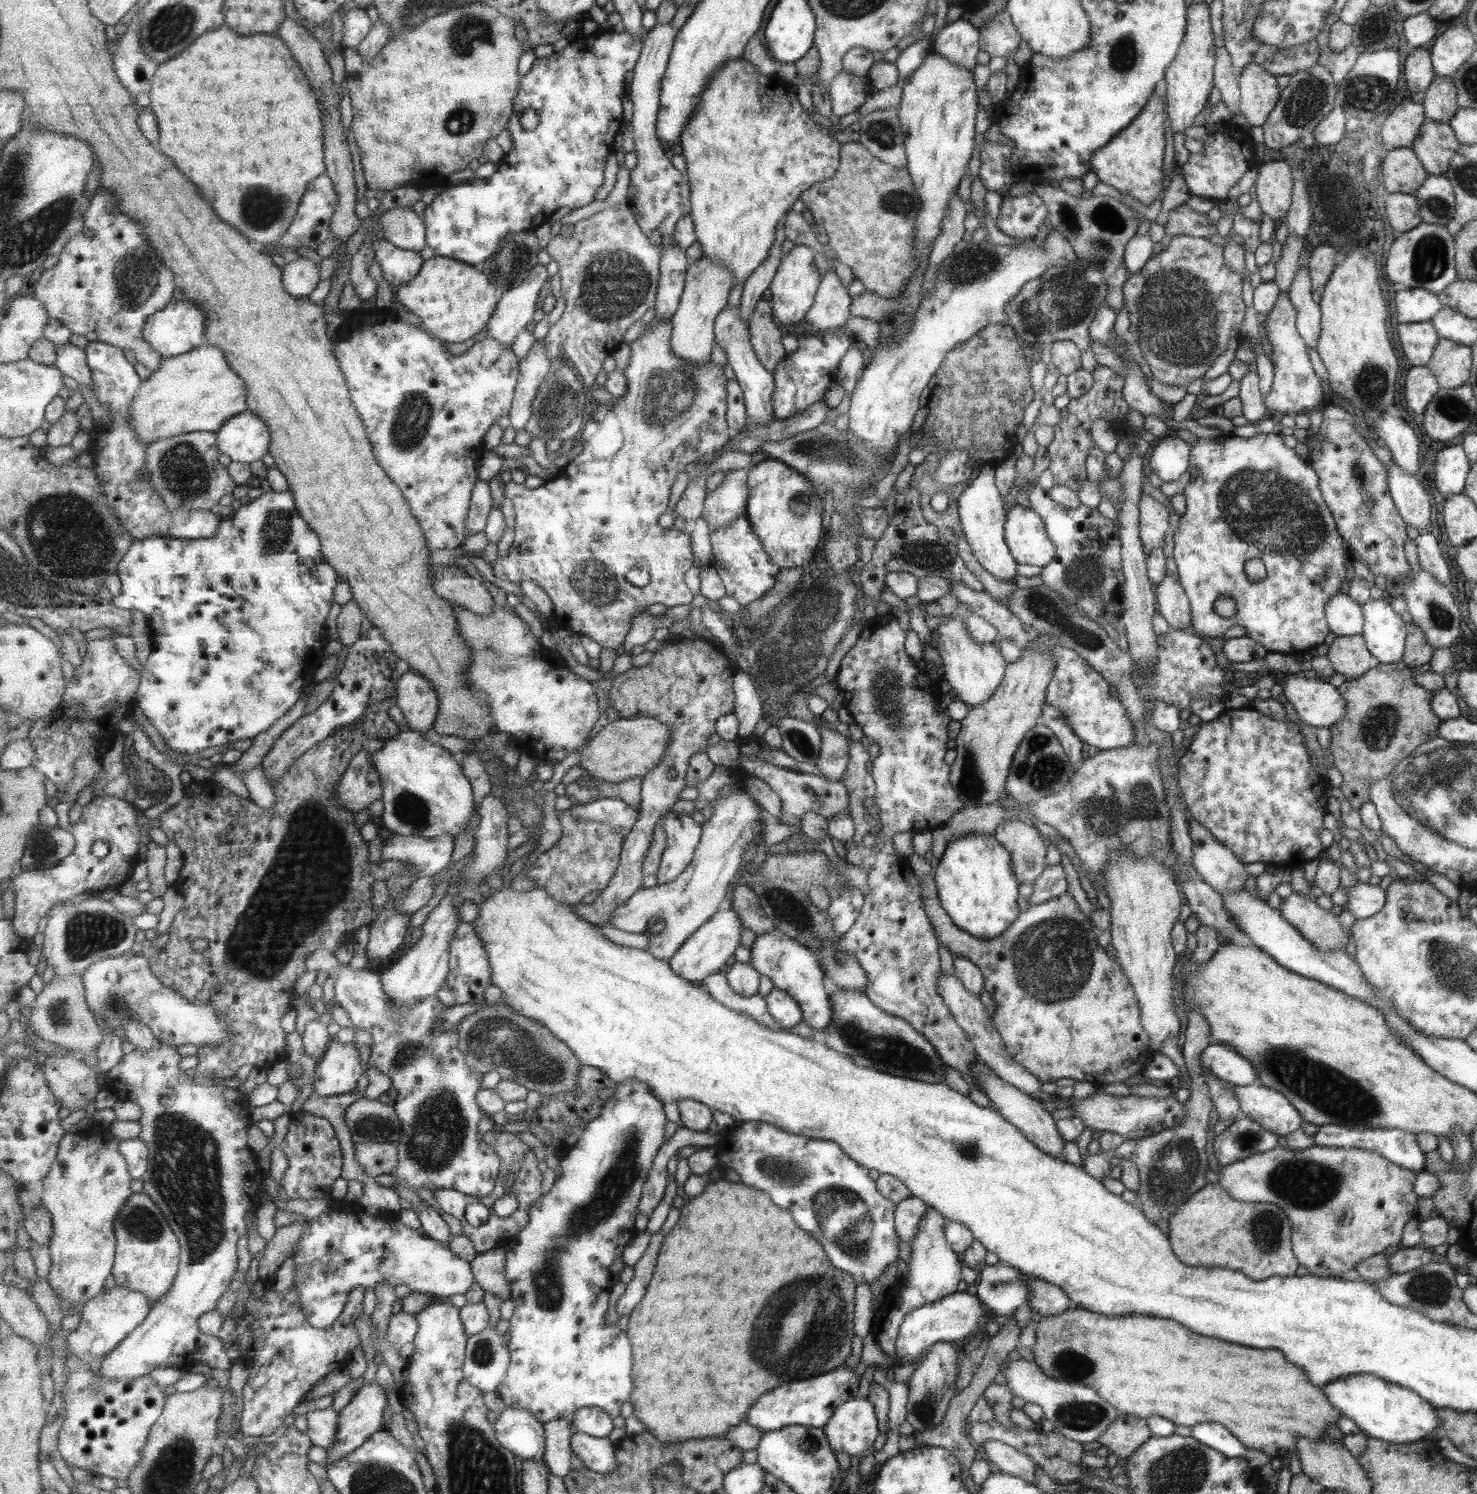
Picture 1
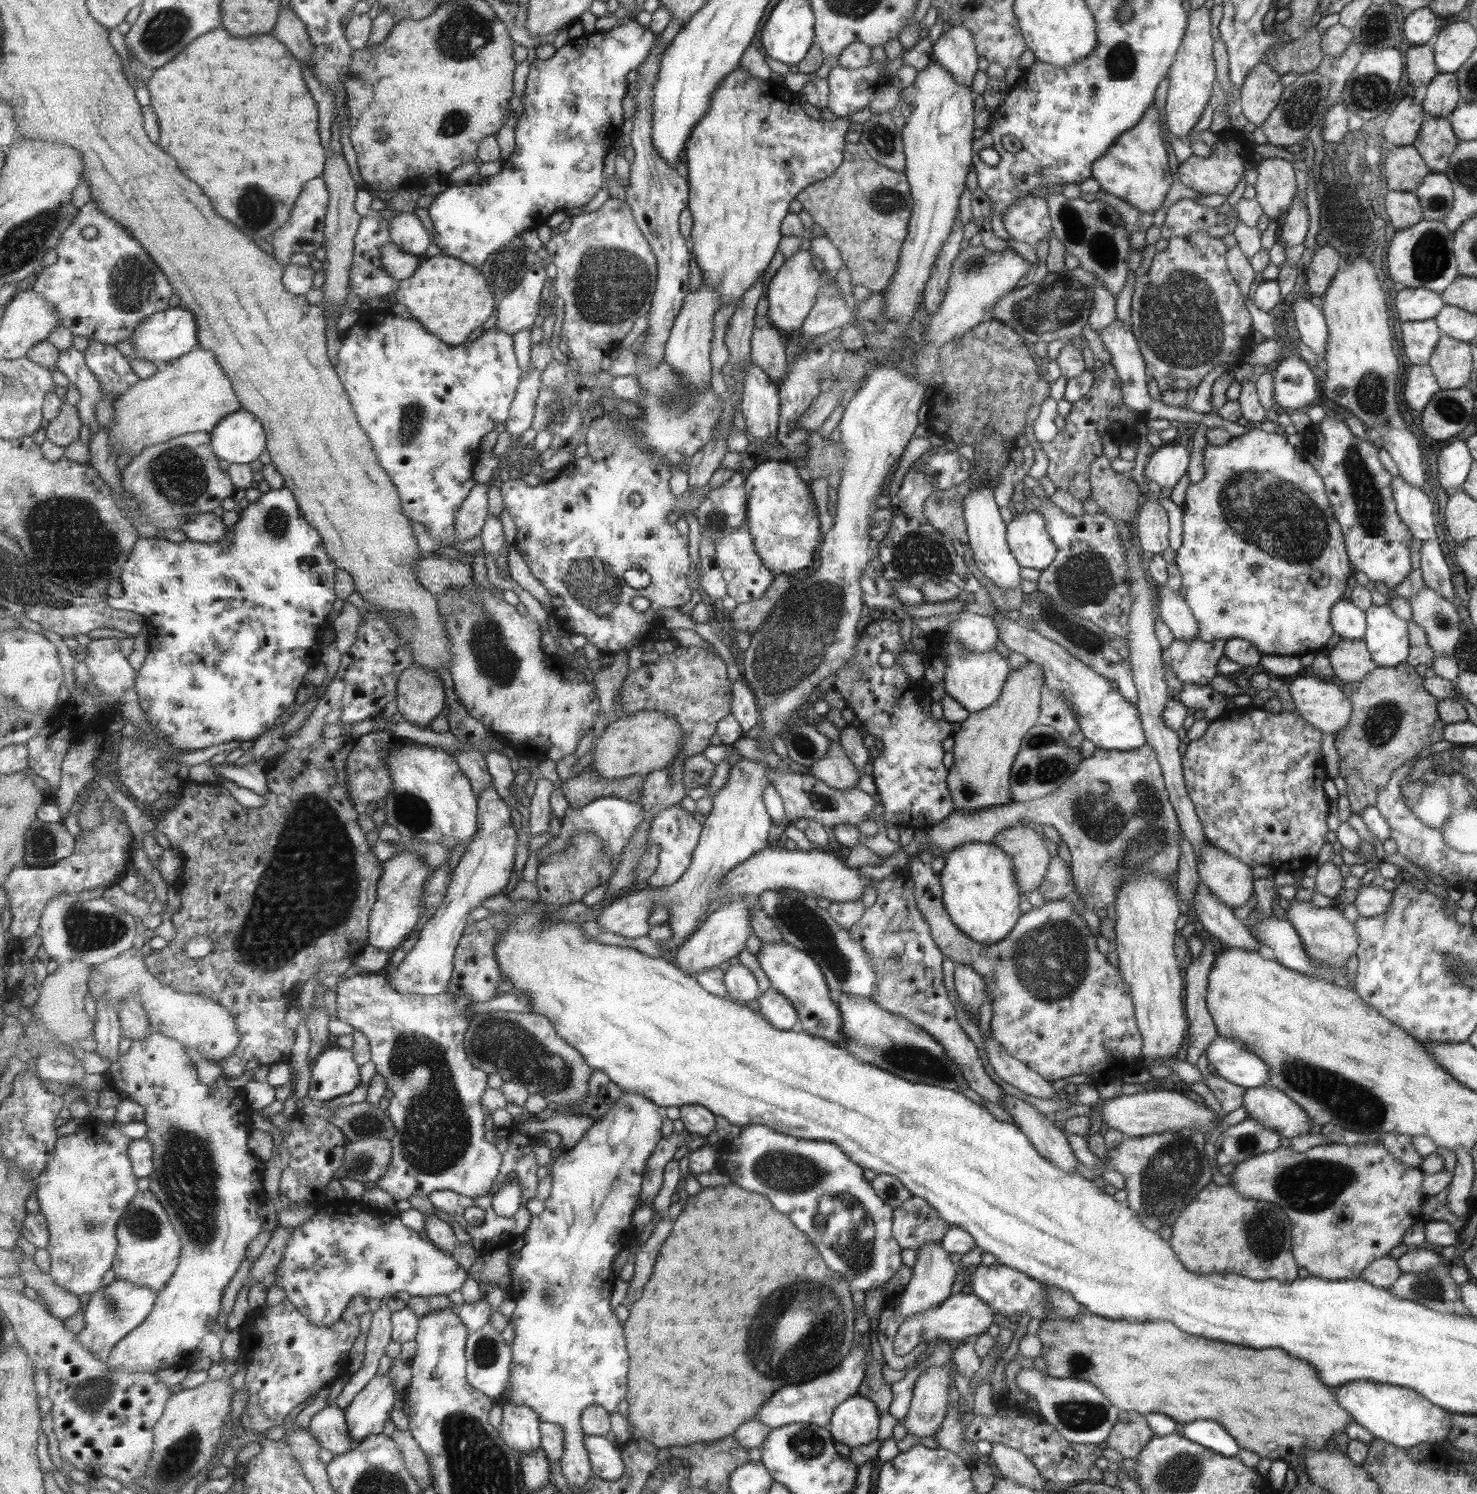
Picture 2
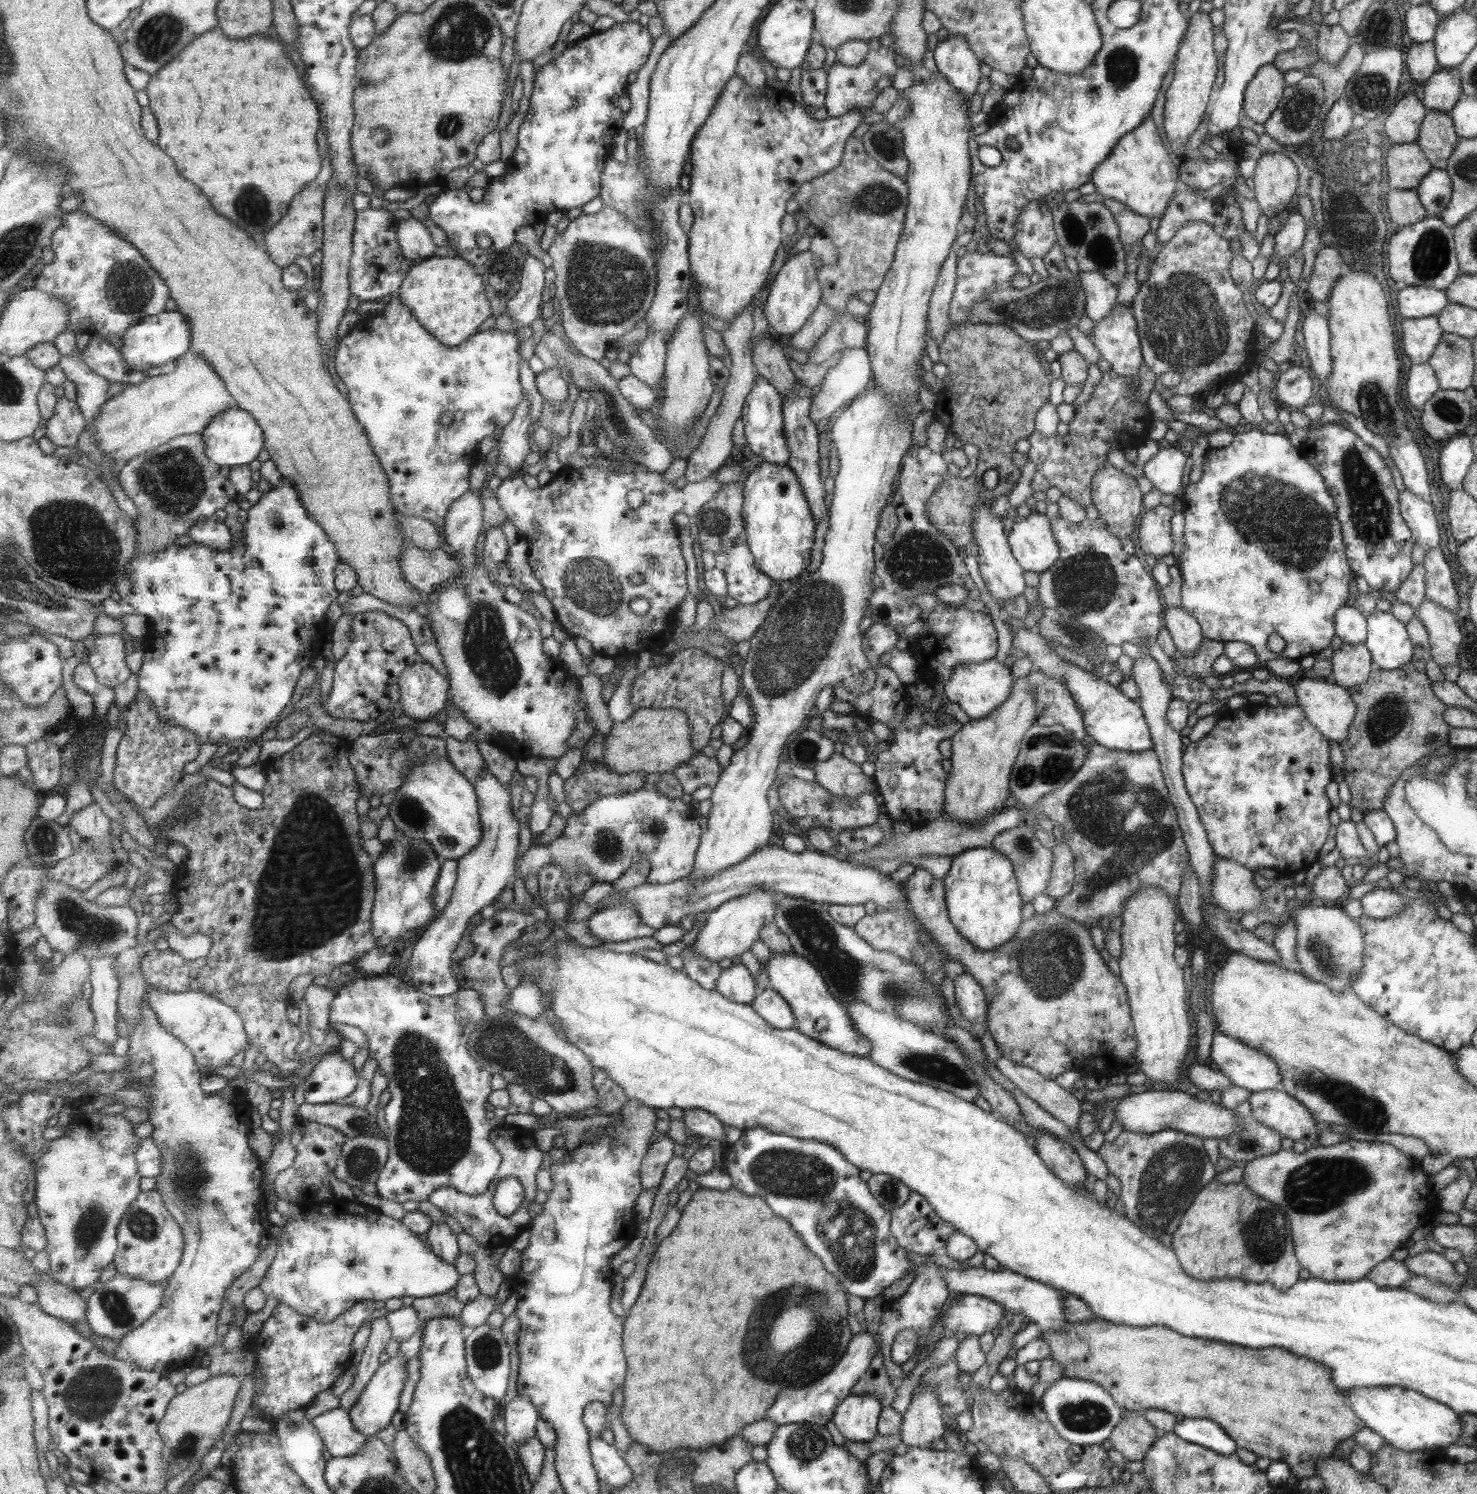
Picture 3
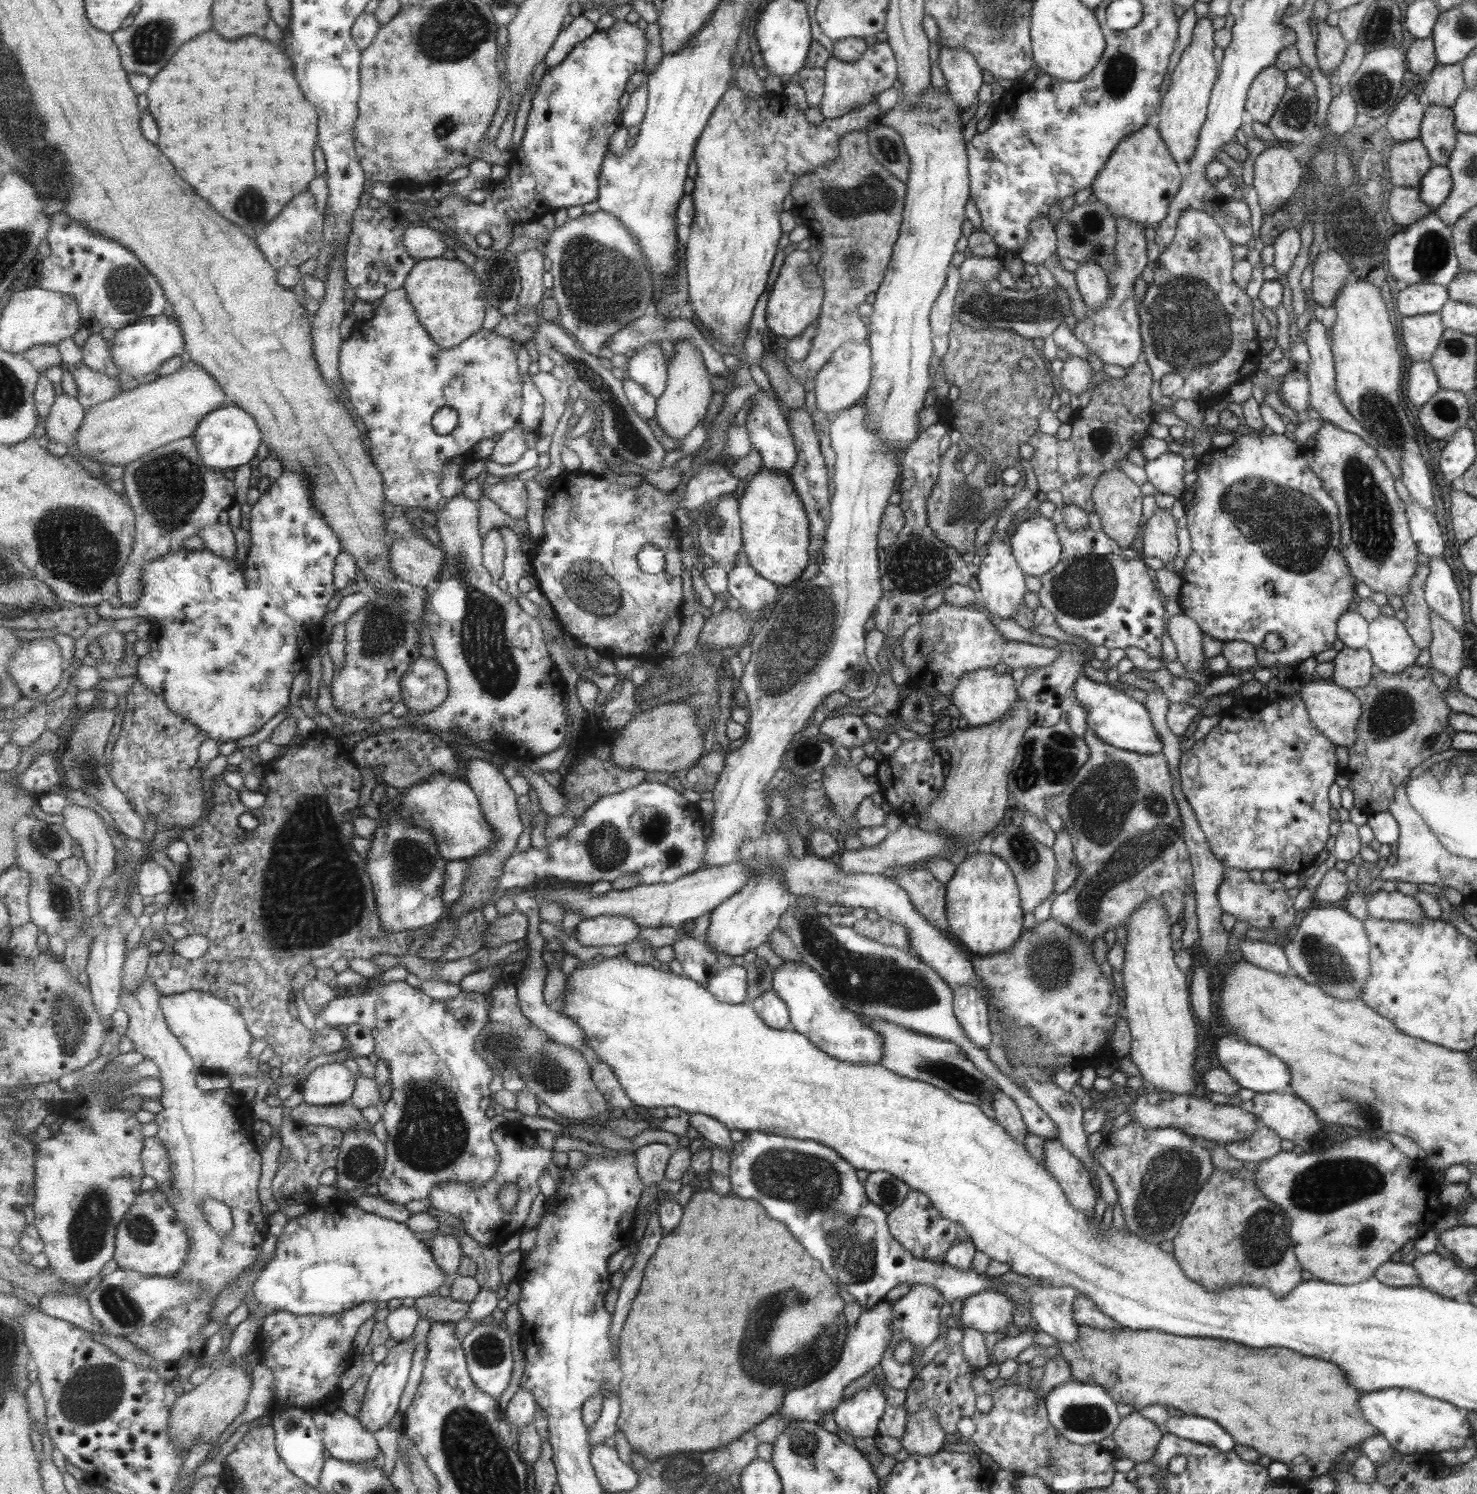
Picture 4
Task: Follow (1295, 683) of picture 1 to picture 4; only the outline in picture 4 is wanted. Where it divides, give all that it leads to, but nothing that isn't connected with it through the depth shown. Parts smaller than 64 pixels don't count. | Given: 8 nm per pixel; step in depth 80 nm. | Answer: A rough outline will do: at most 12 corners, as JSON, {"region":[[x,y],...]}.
{"region":[[1328,680],[1298,690],[1310,721],[1335,746],[1355,740],[1356,692]]}

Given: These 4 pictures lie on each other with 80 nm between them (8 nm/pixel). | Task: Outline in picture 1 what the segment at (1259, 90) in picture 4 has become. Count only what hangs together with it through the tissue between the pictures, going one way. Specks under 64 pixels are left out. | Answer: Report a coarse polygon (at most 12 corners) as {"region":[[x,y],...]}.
{"region":[[1251,60],[1240,70],[1238,107],[1265,124],[1281,94],[1276,77]]}

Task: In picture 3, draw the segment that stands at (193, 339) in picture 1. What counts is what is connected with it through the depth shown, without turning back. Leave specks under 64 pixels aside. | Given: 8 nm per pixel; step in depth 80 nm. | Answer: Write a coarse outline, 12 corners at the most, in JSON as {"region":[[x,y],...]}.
{"region":[[145,317],[121,339],[137,372],[177,362],[192,348],[188,318]]}

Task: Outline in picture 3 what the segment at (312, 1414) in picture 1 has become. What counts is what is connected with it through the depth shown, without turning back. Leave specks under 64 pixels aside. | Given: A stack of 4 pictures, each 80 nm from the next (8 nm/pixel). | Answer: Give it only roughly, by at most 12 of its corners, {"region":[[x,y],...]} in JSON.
{"region":[[340,1406],[311,1421],[332,1457],[355,1456],[369,1438]]}

